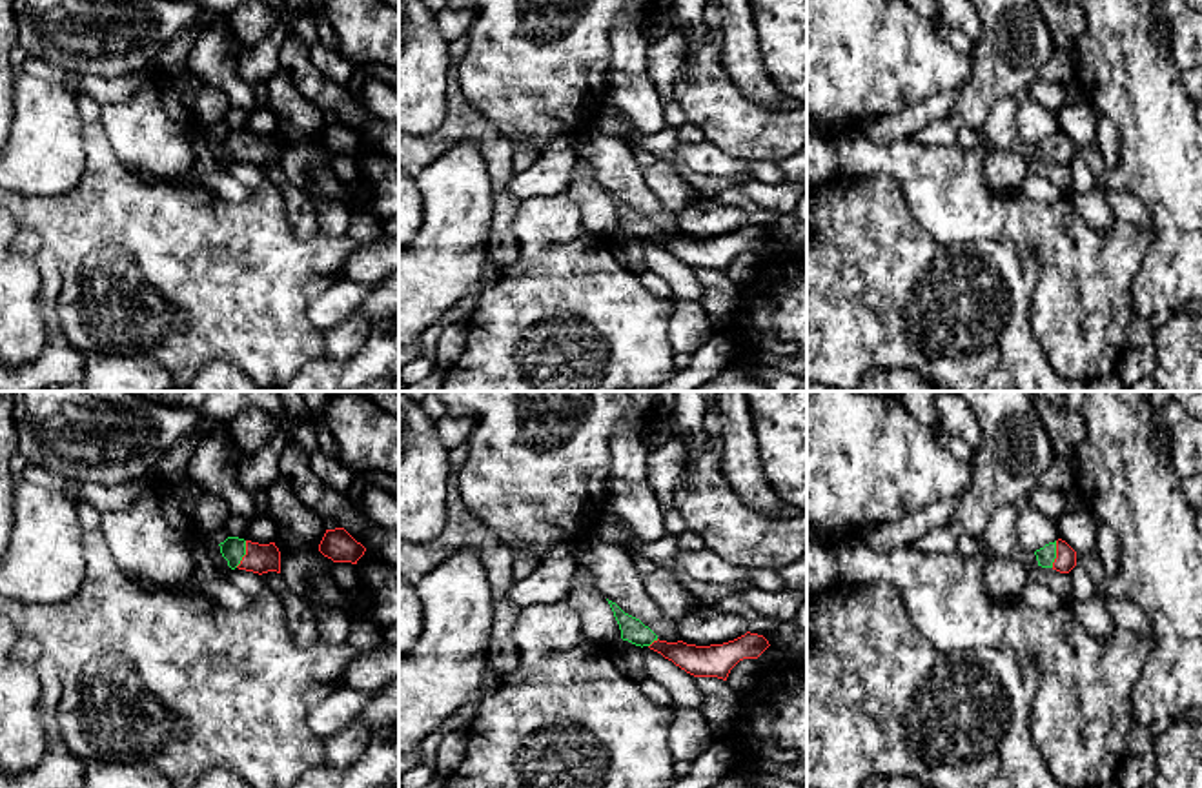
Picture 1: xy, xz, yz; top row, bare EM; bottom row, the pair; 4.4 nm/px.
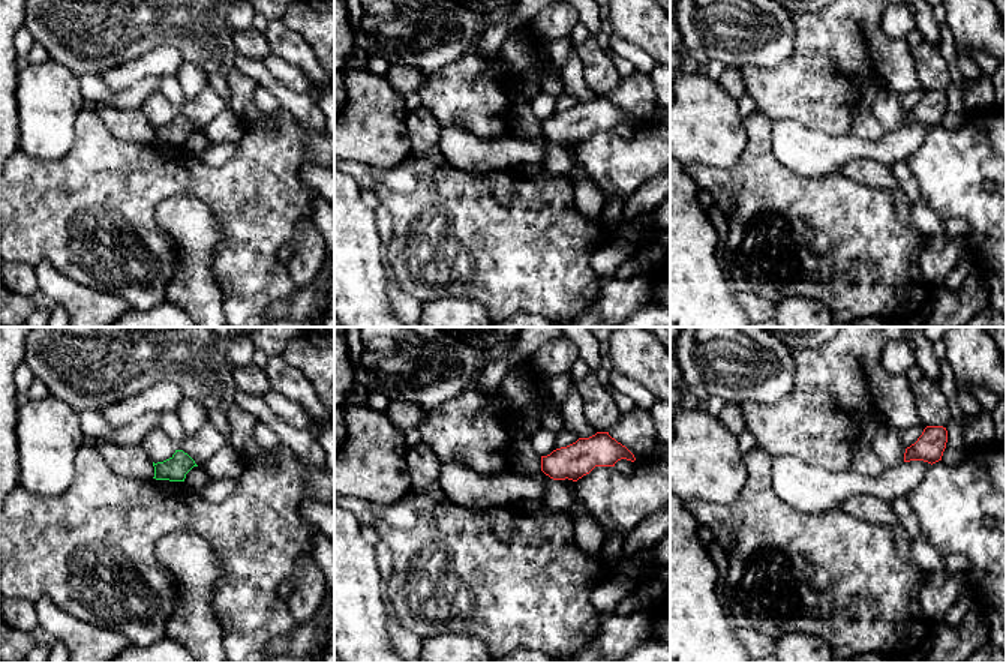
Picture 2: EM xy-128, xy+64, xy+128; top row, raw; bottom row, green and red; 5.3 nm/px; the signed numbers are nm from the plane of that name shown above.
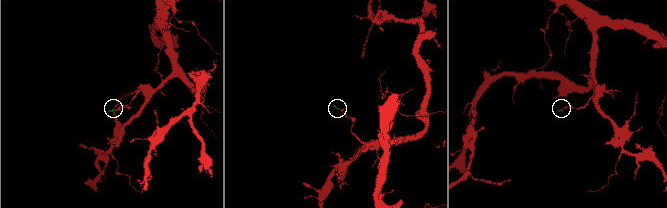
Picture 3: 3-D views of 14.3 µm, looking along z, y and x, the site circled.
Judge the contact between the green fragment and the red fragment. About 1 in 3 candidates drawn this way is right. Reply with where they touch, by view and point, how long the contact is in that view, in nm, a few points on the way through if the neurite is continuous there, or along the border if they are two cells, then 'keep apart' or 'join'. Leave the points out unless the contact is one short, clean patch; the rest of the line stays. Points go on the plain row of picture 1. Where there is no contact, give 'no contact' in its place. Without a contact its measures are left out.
meets green in xy at (244, 146); contact 130 nm long; runs through xy (234, 141), (244, 146), (259, 151); join

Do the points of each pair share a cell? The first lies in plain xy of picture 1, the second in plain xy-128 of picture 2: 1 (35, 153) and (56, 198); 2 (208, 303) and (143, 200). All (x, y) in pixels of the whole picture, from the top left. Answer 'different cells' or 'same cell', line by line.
1: different cells
2: same cell

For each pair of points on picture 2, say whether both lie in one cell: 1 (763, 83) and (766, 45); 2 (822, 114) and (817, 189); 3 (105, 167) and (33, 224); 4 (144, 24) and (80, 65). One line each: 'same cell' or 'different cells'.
1: different cells
2: different cells
3: same cell
4: same cell

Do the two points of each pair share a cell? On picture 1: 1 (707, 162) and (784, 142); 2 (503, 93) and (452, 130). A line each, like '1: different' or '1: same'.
1: different
2: different

